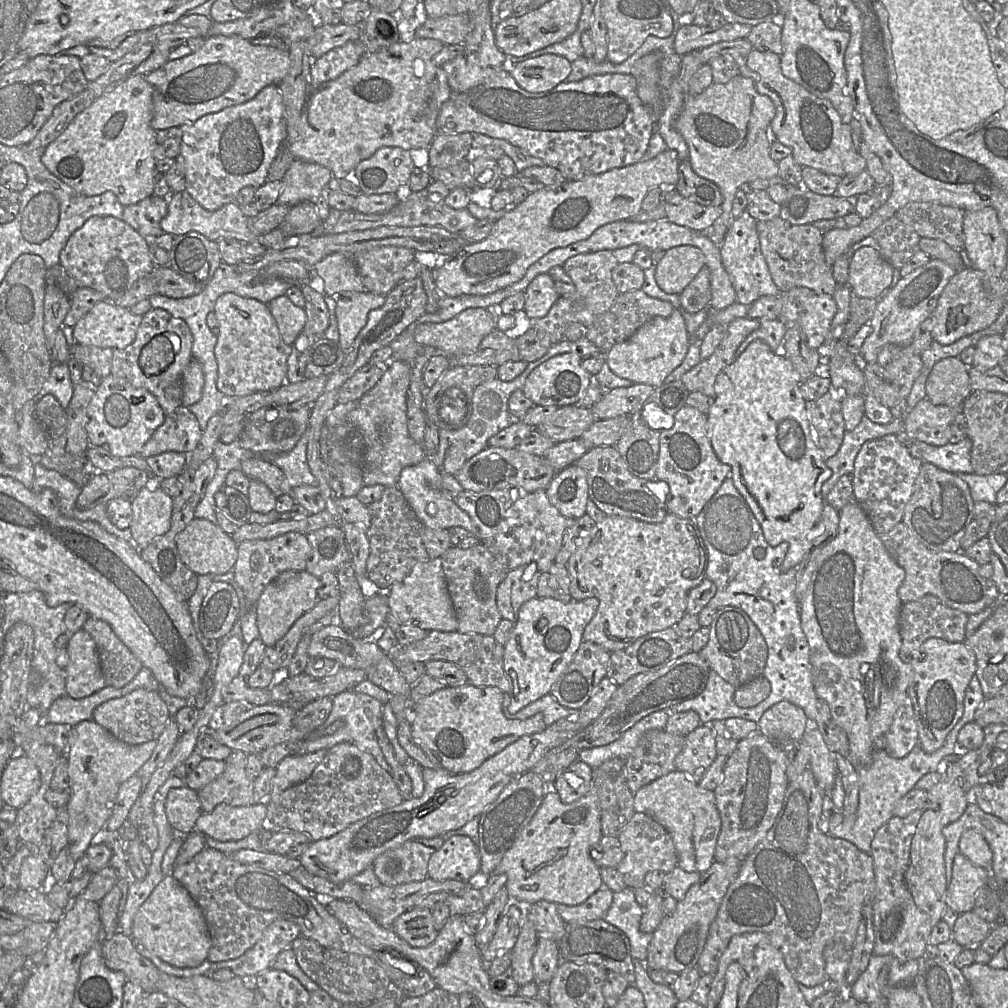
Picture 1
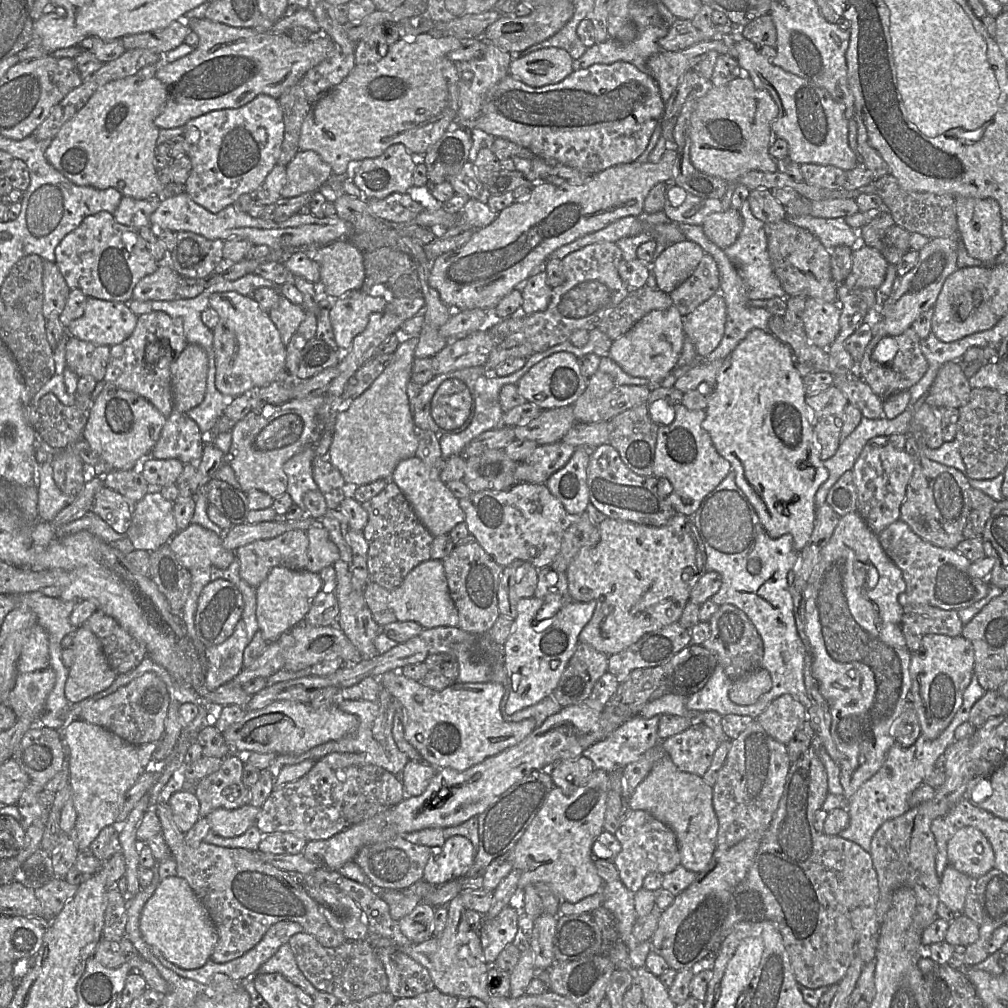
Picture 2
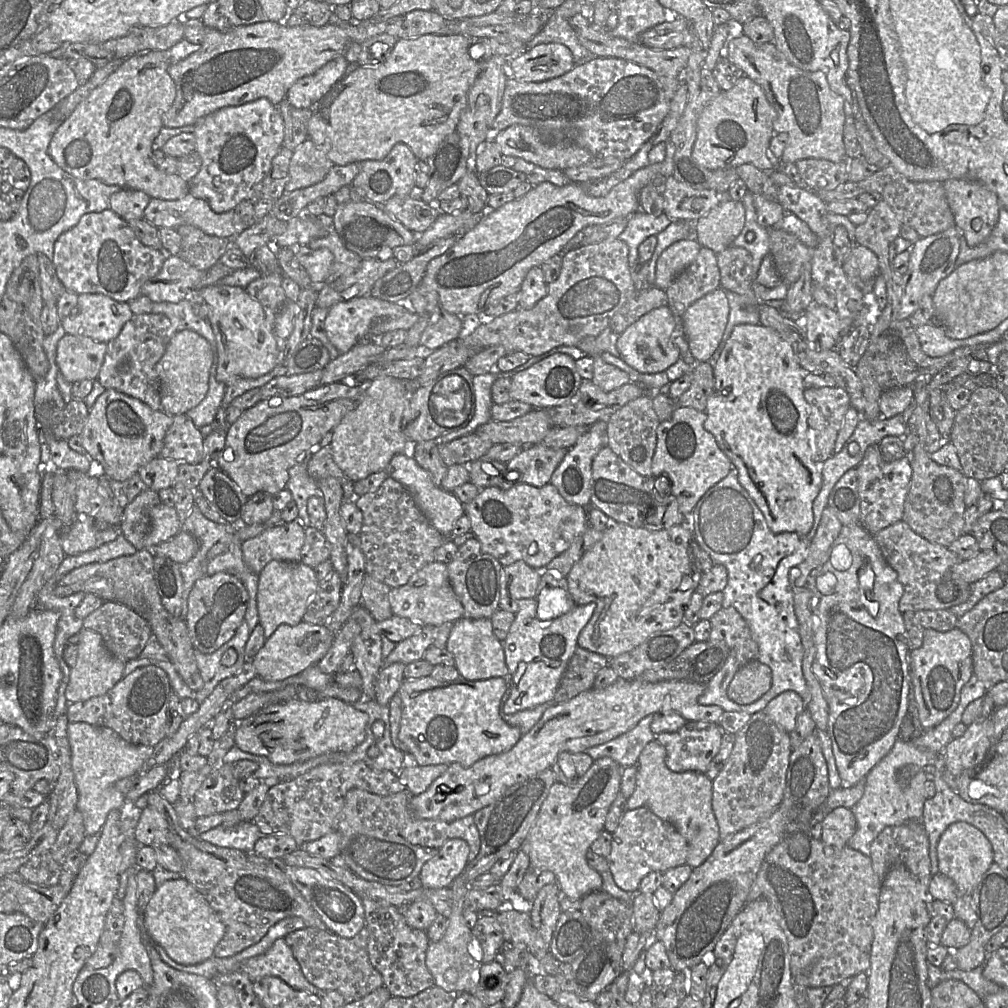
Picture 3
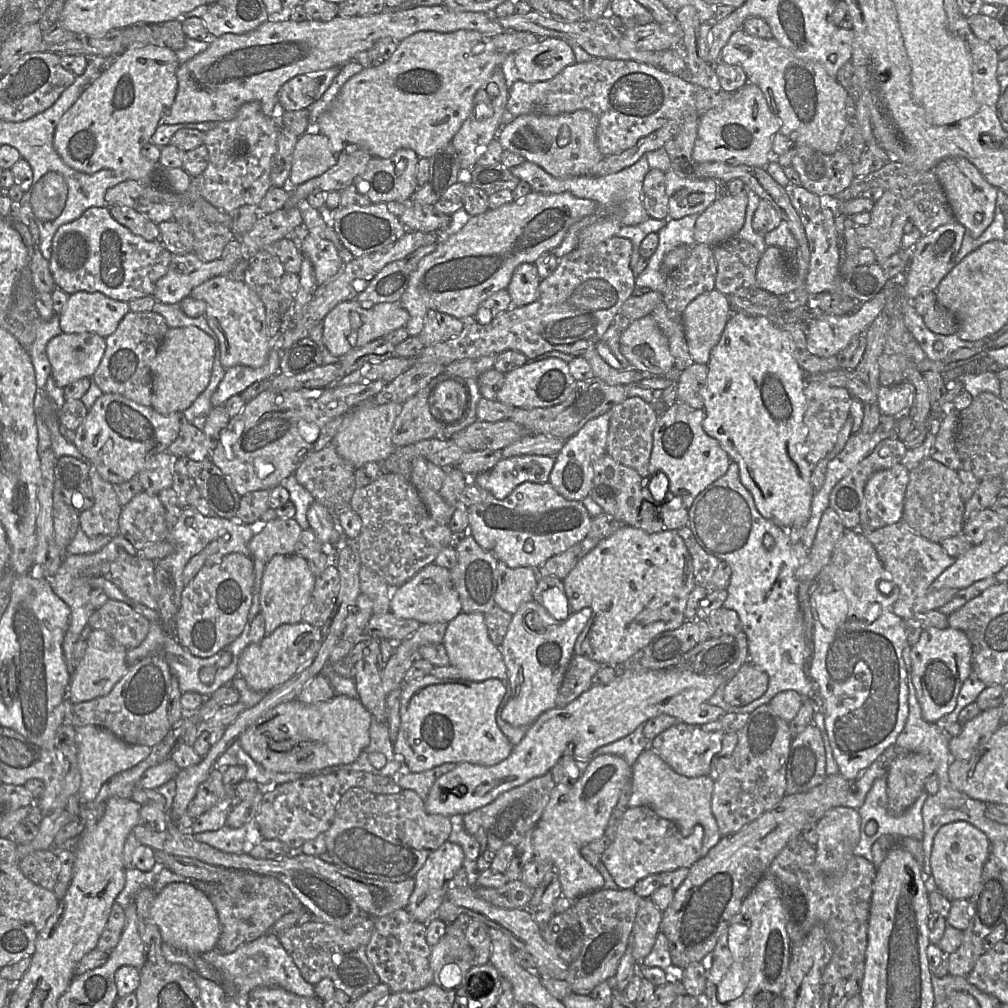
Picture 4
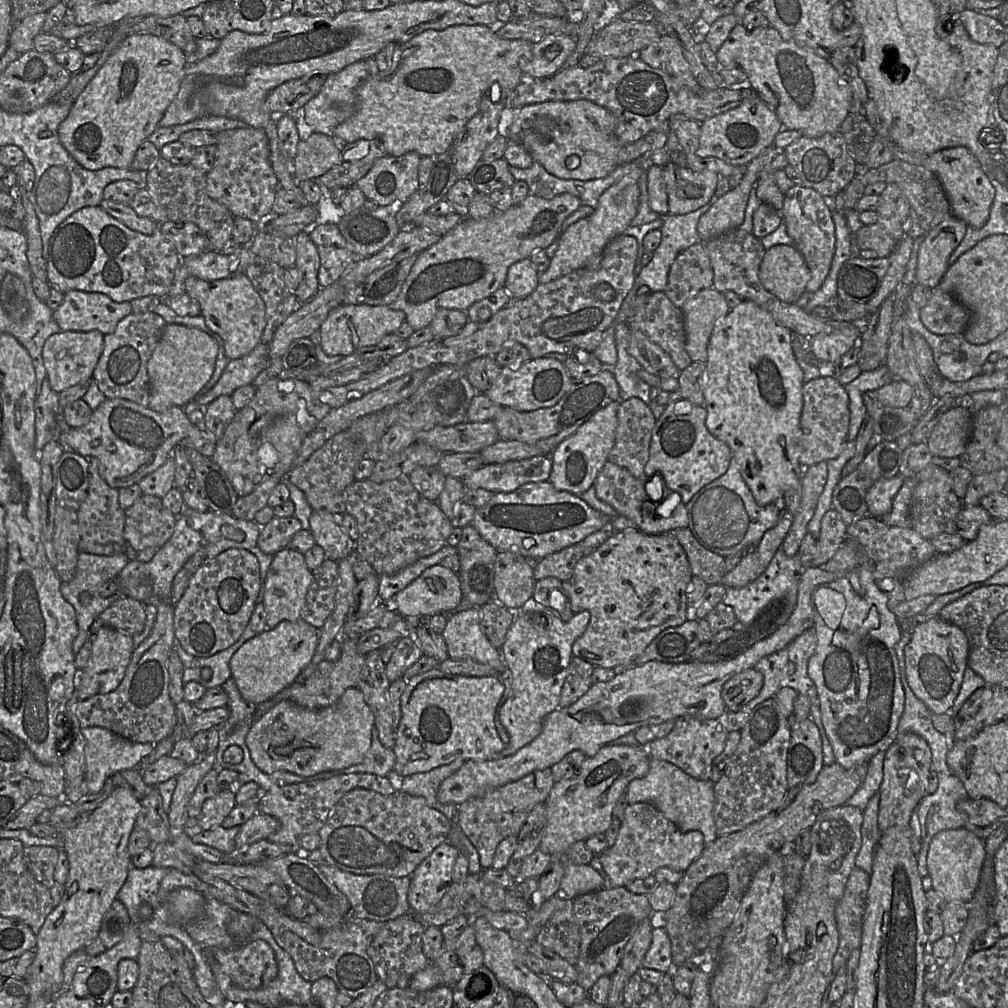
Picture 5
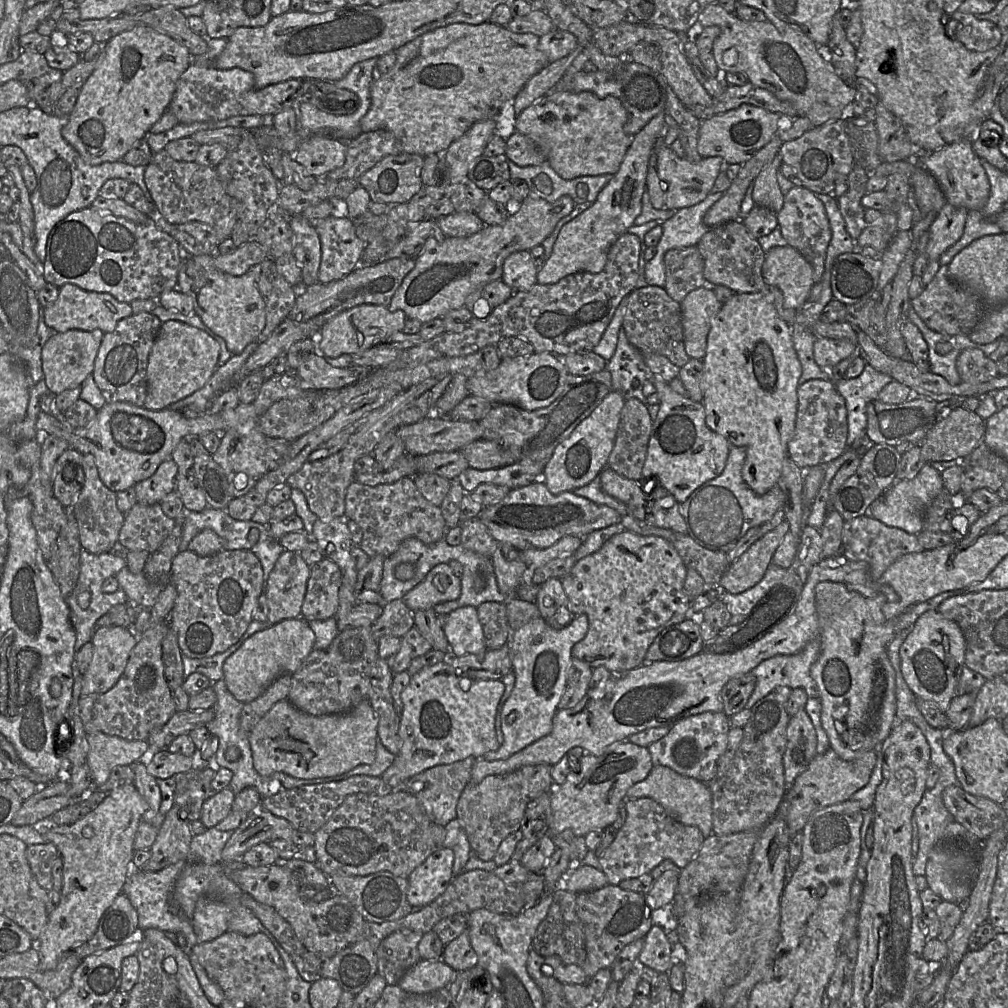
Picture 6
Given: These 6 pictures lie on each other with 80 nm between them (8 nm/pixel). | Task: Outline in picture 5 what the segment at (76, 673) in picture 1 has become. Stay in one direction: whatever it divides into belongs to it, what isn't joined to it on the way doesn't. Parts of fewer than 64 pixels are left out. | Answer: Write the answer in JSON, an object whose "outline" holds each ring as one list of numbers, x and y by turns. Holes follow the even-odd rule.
{"outline":[[104,626,90,636,92,652,84,669,79,671,76,692,79,700,114,691,122,681,135,646,133,636]]}

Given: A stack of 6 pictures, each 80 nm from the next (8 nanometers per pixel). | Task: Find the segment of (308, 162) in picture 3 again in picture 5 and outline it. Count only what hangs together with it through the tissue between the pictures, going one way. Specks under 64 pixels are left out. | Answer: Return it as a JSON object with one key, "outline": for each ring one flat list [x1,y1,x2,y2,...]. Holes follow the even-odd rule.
{"outline":[[313,133,308,139,299,141,293,162,294,177,297,181,316,180,333,167,342,163,342,151,333,137]]}

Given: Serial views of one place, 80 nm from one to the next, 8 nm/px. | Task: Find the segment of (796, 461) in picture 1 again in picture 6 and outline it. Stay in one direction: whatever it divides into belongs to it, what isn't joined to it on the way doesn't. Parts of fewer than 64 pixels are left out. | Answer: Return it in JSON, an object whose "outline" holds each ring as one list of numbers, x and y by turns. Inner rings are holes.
{"outline":[[734,293,713,317,707,337,701,379,705,423,733,446,745,447,743,480,757,495,778,485,782,463,788,456,787,444,796,422,798,380,802,367,792,340,791,325,783,320,769,297,762,293]]}

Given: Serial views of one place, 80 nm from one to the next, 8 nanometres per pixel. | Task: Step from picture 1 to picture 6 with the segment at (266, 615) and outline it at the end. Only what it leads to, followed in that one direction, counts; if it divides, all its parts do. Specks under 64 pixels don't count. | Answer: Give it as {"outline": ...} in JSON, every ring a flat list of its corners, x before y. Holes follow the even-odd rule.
{"outline":[[285,550,271,570,266,589,268,622,277,624,302,617,301,608,307,589,309,565,300,552]]}

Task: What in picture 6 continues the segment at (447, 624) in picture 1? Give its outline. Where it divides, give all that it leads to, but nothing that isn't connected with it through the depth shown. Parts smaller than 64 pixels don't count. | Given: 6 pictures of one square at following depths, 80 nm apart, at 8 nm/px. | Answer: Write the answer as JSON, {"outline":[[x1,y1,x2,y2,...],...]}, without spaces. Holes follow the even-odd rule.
{"outline":[[446,563,433,567,424,580,402,598,411,611,434,608,436,604,454,601,461,594,461,579]]}

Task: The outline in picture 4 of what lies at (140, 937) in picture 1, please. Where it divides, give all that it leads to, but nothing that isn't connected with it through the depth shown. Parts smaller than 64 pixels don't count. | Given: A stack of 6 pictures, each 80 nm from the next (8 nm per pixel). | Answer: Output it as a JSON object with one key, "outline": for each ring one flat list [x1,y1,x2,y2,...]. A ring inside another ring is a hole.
{"outline":[[192,882,168,884,155,898,150,911,162,940,189,955,201,954,215,949,221,934,220,920,212,902]]}

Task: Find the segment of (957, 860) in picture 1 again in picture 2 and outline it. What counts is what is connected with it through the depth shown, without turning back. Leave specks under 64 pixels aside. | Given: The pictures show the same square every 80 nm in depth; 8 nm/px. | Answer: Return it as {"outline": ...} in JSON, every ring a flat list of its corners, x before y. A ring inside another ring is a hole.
{"outline":[[948,865,940,877,939,900,956,914,961,914,965,899,973,889,974,881,968,875]]}

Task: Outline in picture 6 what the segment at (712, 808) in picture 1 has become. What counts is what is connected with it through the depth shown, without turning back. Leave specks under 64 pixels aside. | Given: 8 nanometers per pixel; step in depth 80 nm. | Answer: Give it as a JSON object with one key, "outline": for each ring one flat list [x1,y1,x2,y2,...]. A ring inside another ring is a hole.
{"outline":[[656,765,643,781,627,790,626,799,638,798,655,800,676,821,699,828,705,838,713,834,712,793,706,783,682,776,669,767]]}

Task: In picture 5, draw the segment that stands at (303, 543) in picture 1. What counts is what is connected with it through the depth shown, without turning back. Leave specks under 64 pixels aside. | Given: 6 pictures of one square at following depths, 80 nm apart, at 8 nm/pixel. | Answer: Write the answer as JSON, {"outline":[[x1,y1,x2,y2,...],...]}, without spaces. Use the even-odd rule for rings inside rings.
{"outline":[[295,517,277,518,262,527,257,545,266,554,275,555,288,547,291,538,302,530,301,522]]}

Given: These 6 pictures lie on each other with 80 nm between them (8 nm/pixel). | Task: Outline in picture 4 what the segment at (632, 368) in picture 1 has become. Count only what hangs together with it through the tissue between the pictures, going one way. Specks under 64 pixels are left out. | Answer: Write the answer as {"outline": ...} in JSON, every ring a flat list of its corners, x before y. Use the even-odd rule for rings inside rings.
{"outline":[[651,314,635,320,622,332,620,349,640,371,665,376,674,368,668,339]]}

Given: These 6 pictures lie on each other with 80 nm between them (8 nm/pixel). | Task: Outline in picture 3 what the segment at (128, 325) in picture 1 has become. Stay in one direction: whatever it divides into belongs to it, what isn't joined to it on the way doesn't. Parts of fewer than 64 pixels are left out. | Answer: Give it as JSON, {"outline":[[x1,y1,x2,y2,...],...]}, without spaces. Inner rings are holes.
{"outline":[[83,293,78,295,77,309,61,322,66,334,87,336,98,342,108,343,116,338,124,325,133,317,128,302,116,301,104,294]]}

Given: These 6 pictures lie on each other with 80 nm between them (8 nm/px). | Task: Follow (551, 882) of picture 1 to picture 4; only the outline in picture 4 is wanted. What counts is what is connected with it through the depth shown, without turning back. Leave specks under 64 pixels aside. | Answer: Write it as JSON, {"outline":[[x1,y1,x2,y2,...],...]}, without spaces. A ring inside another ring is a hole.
{"outline":[[603,754,592,758,586,770,571,785,556,784,543,813,533,828,532,841,534,858,536,860,548,861,557,869,559,882,561,884,562,896,571,901,577,900,582,895,604,888,604,879,601,873,589,864,581,855,580,850,605,834,605,830,613,809,619,799,624,785,631,781,632,767,620,756]]}

